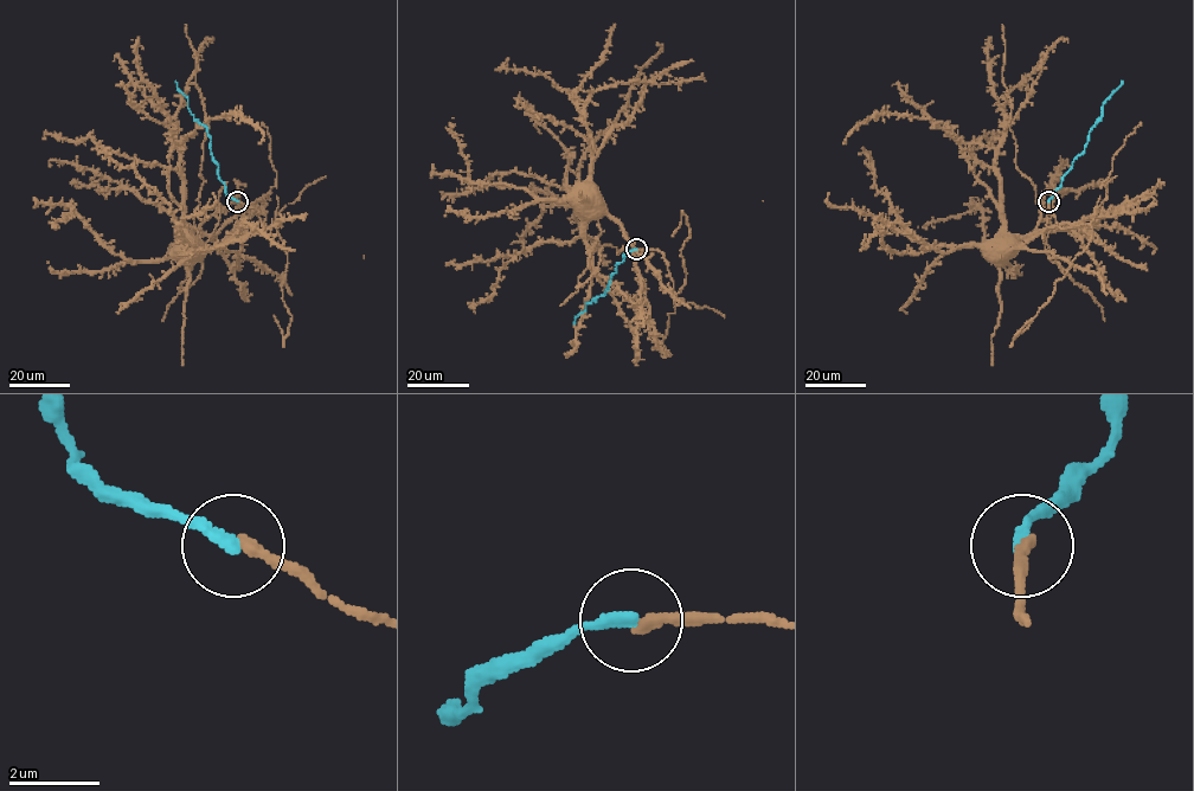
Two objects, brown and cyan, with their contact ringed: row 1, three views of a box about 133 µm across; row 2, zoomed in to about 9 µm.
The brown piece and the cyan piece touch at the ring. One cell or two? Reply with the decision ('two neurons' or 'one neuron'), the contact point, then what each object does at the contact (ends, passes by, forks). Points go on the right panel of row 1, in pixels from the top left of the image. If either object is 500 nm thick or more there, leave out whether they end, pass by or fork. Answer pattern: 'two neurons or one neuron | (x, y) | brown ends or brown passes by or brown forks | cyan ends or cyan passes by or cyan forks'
two neurons | (1048, 201) | brown ends | cyan ends

